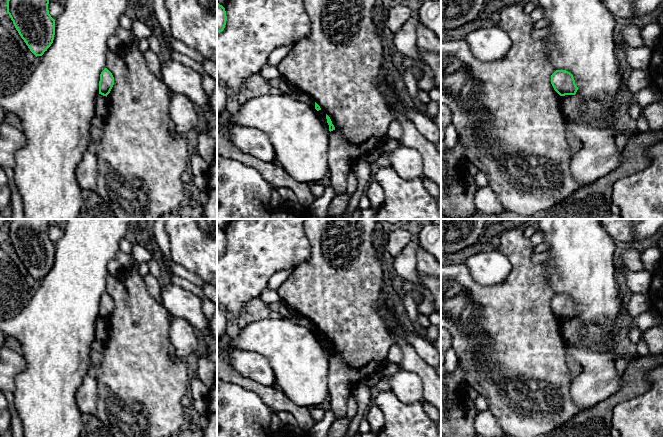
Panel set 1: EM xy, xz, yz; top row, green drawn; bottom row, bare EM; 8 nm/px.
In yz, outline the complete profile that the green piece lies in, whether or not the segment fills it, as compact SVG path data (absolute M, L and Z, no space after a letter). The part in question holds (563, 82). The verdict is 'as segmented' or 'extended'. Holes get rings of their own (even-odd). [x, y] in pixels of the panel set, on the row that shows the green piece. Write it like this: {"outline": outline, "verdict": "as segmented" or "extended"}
{"outline": "M556 70L551 75L551 84L560 96L575 95L578 90L573 75L566 70Z", "verdict": "as segmented"}

